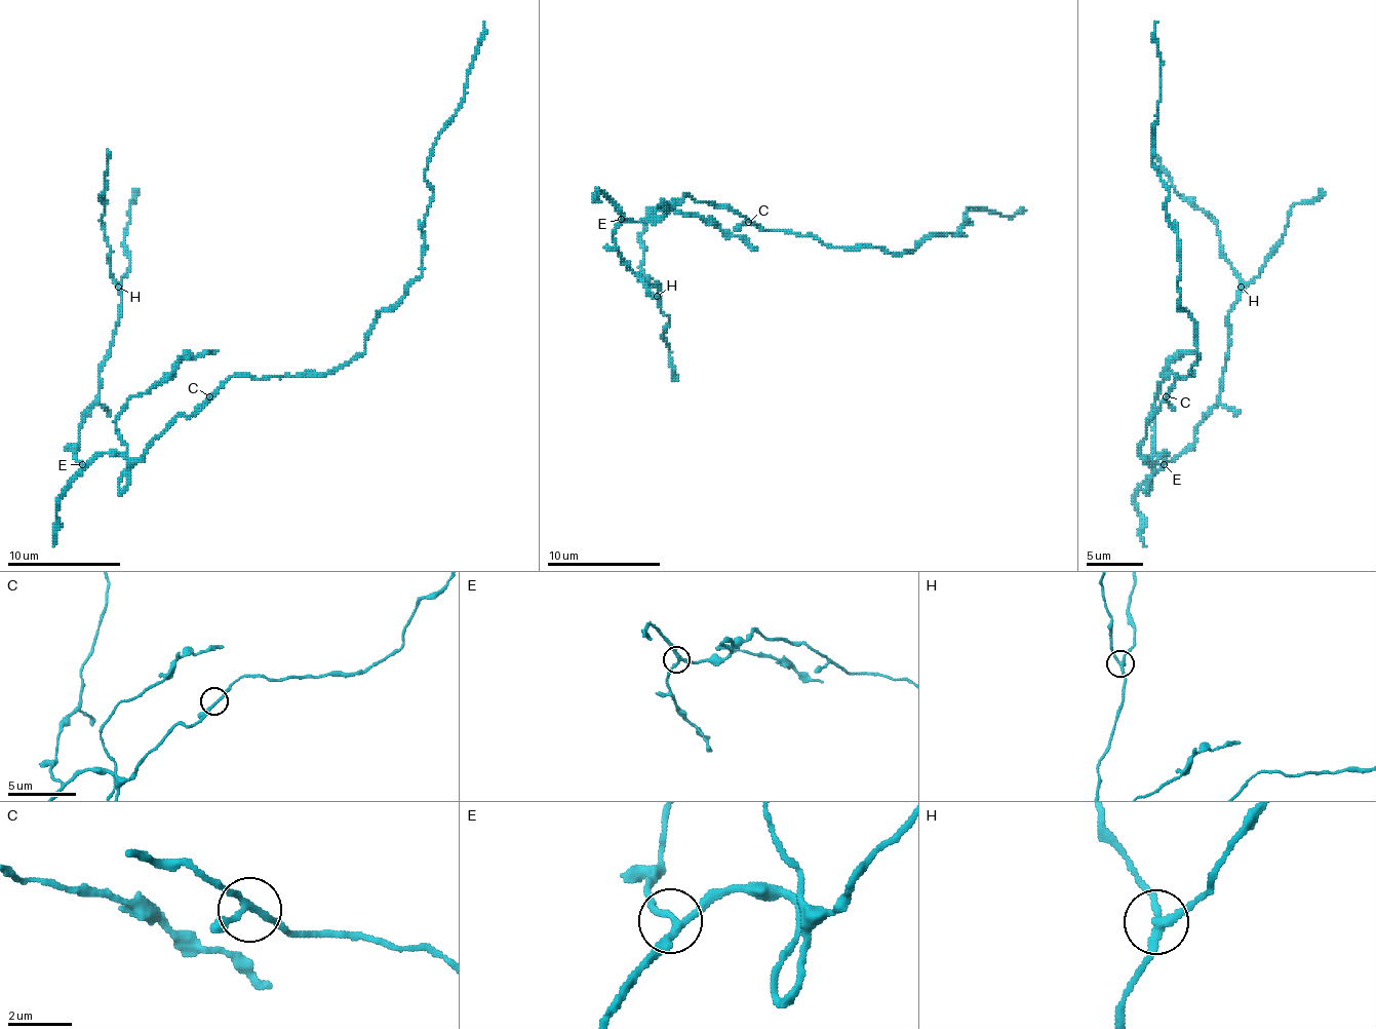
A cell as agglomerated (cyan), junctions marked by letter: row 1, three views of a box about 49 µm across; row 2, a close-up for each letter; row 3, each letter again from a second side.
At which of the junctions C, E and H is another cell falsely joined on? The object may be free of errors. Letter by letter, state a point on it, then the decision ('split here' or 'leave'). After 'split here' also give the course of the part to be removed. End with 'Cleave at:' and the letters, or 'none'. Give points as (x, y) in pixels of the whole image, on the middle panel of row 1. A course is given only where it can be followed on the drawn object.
C: (748, 222) | leave
E: (621, 219) | leave
H: (657, 296) | split here | (658, 296), (650, 293), (650, 278), (640, 267), (646, 211)
Cleave at: H

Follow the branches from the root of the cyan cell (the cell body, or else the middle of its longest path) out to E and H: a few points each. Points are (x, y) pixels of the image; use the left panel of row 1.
E: (212, 396), (195, 413), (178, 416), (135, 461), (127, 461), (119, 453), (102, 453), (82, 464)
H: (212, 396), (135, 461), (102, 453), (84, 464), (73, 455), (82, 416), (99, 396), (119, 286)

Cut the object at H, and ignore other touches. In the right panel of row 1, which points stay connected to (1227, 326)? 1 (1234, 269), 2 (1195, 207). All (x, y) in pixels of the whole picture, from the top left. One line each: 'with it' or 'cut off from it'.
1: cut off from it
2: cut off from it

